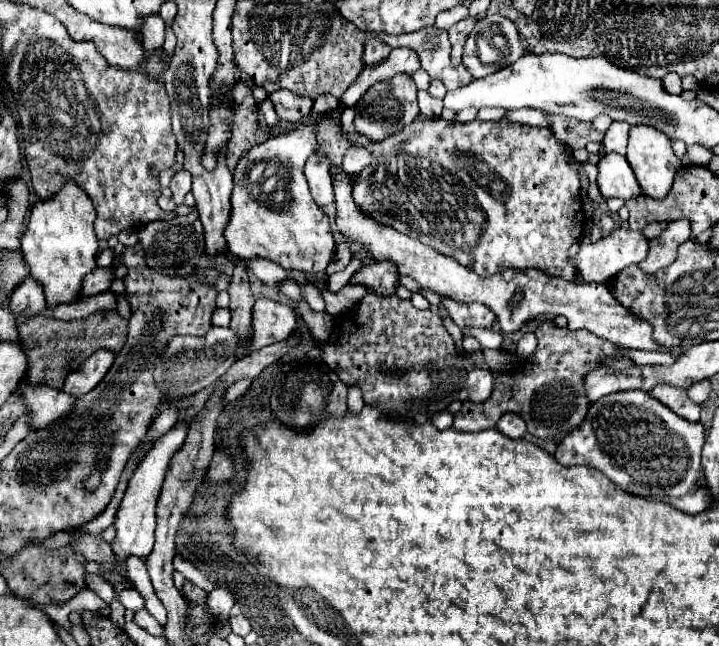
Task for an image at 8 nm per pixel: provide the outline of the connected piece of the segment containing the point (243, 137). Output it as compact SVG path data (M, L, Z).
M239 81L233 89L233 99L235 99L235 127L233 127L233 141L229 143L227 149L227 167L233 173L239 159L259 143L265 143L271 137L271 129L267 127L261 111L255 105L251 89Z

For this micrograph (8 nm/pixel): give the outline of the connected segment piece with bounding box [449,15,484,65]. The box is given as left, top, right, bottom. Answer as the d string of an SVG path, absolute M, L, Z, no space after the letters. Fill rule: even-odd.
M478 15L472 19L471 16L468 16L449 29L449 41L451 41L451 65L461 65L461 55L463 55L465 39L467 39L474 24L483 17L484 15Z

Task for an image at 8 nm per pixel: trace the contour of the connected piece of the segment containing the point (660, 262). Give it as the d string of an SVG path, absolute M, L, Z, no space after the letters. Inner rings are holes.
M677 219L669 223L661 235L649 243L649 255L645 261L641 261L641 269L645 269L645 273L655 273L671 265L677 257L677 247L687 239L691 239L689 219Z

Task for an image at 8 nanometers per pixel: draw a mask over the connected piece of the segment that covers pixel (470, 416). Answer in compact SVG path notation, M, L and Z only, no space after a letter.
M543 321L533 331L539 339L535 355L527 357L523 369L511 369L507 375L513 377L513 387L495 387L491 397L483 403L463 401L459 413L455 413L453 429L457 431L483 431L497 425L501 415L515 413L527 423L527 431L539 439L559 443L571 429L579 427L589 411L589 397L585 393L583 377L603 367L605 357L621 357L621 349L601 341L589 331L559 329L553 321Z

